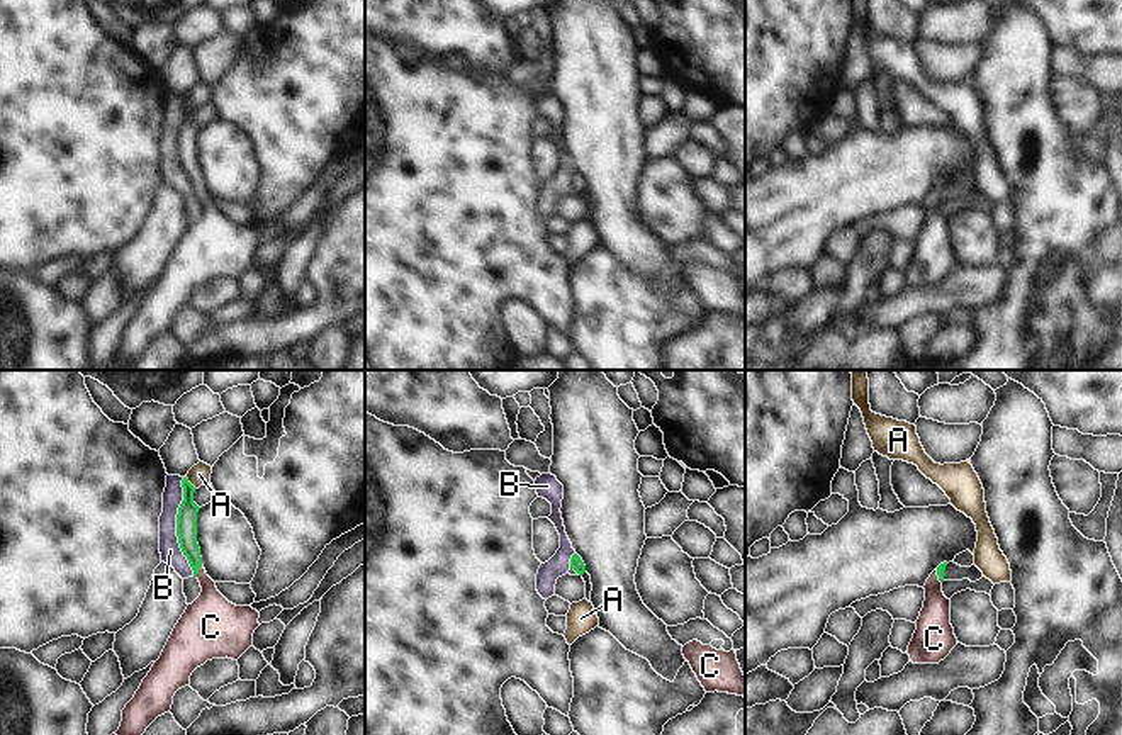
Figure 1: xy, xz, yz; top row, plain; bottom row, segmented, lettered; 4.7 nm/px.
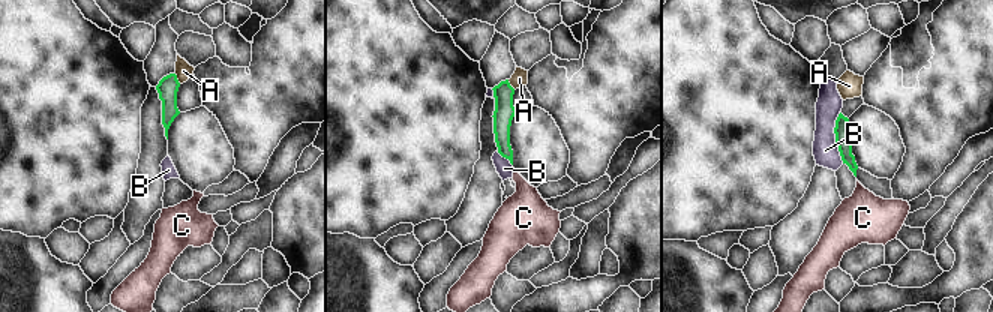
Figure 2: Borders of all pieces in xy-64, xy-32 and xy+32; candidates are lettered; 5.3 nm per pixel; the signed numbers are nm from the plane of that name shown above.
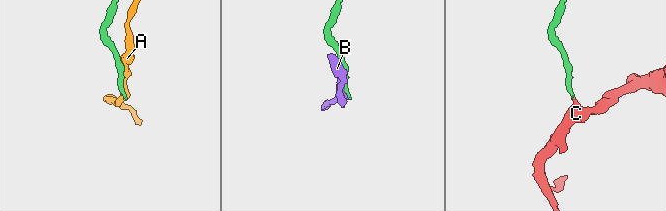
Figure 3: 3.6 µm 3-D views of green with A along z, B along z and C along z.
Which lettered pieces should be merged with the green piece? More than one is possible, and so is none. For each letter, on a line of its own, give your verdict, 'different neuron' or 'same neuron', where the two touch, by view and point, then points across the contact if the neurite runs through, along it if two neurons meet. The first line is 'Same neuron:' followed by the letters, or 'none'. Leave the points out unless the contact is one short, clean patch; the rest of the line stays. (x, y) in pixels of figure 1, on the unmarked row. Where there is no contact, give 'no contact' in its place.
Same neuron: C
A: different neuron | xy (189, 102) | along xy (185, 97), (196, 107)
B: different neuron | xy (177, 146) | along xy (182, 97), (177, 162), (194, 196)
C: same neuron | xy (197, 190) | across xy (185, 140), (187, 163), (197, 190), (209, 209), (211, 241)

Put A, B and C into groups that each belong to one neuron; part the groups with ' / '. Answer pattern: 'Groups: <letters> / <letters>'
Groups: A / B / C

